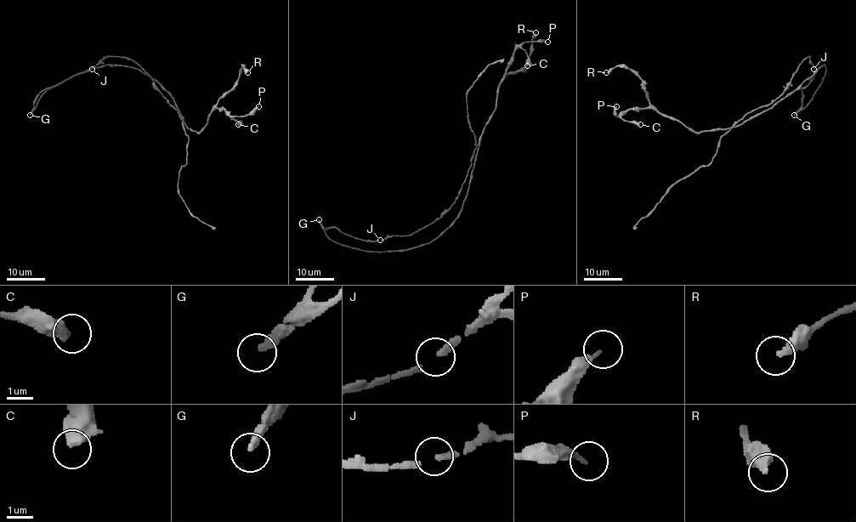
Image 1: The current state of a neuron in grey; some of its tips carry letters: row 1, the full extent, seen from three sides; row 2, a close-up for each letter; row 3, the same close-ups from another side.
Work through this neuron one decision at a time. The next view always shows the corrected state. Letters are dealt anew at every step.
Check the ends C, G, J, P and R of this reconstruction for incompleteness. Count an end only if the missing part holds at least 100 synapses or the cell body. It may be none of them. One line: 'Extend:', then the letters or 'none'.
Extend: G

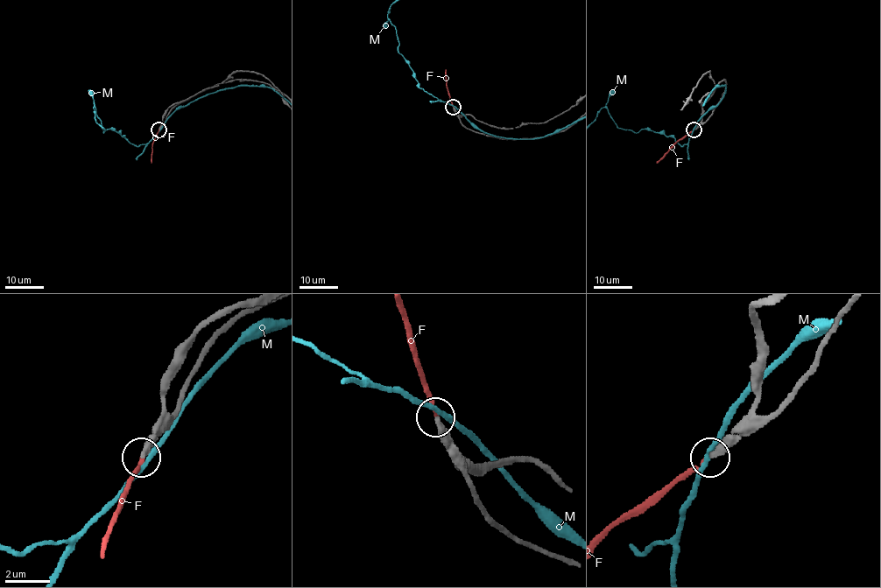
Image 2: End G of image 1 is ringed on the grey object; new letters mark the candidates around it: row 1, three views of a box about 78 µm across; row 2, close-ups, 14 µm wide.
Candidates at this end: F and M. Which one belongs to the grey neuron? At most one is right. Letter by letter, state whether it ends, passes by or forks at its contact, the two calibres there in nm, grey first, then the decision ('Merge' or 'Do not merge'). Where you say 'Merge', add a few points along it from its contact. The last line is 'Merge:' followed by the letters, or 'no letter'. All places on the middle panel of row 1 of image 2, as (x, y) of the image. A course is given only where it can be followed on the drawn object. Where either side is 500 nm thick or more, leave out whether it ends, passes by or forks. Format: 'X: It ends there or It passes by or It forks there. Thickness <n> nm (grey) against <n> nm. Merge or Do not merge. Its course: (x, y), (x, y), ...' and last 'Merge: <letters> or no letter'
F: It ends there. Thickness 300 nm (grey) against 160 nm. Merge. Its course: (453, 107), (447, 87), (446, 70)
M: It passes by. Thickness 320 nm (grey) against 200 nm. Do not merge
Merge: F

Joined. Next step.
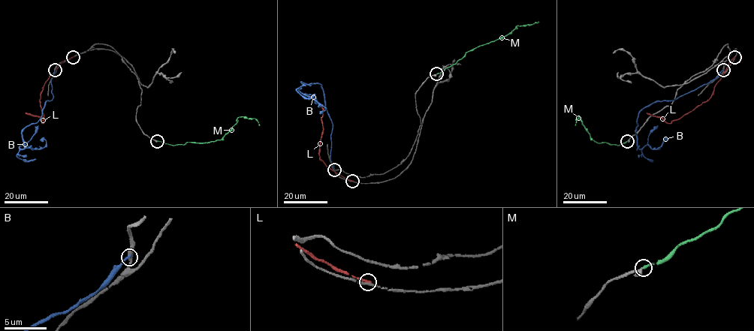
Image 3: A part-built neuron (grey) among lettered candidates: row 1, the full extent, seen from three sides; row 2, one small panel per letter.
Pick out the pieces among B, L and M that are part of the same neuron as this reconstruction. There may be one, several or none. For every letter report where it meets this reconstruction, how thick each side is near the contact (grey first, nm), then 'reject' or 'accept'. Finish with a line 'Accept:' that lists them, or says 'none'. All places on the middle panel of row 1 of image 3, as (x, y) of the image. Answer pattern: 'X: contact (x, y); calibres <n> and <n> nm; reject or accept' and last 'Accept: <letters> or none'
B: contact (334, 170); calibres 360 and 200 nm; reject
L: contact (352, 181); calibres 190 and 220 nm; reject
M: contact (436, 73); calibres 260 and 190 nm; accept
Accept: M

